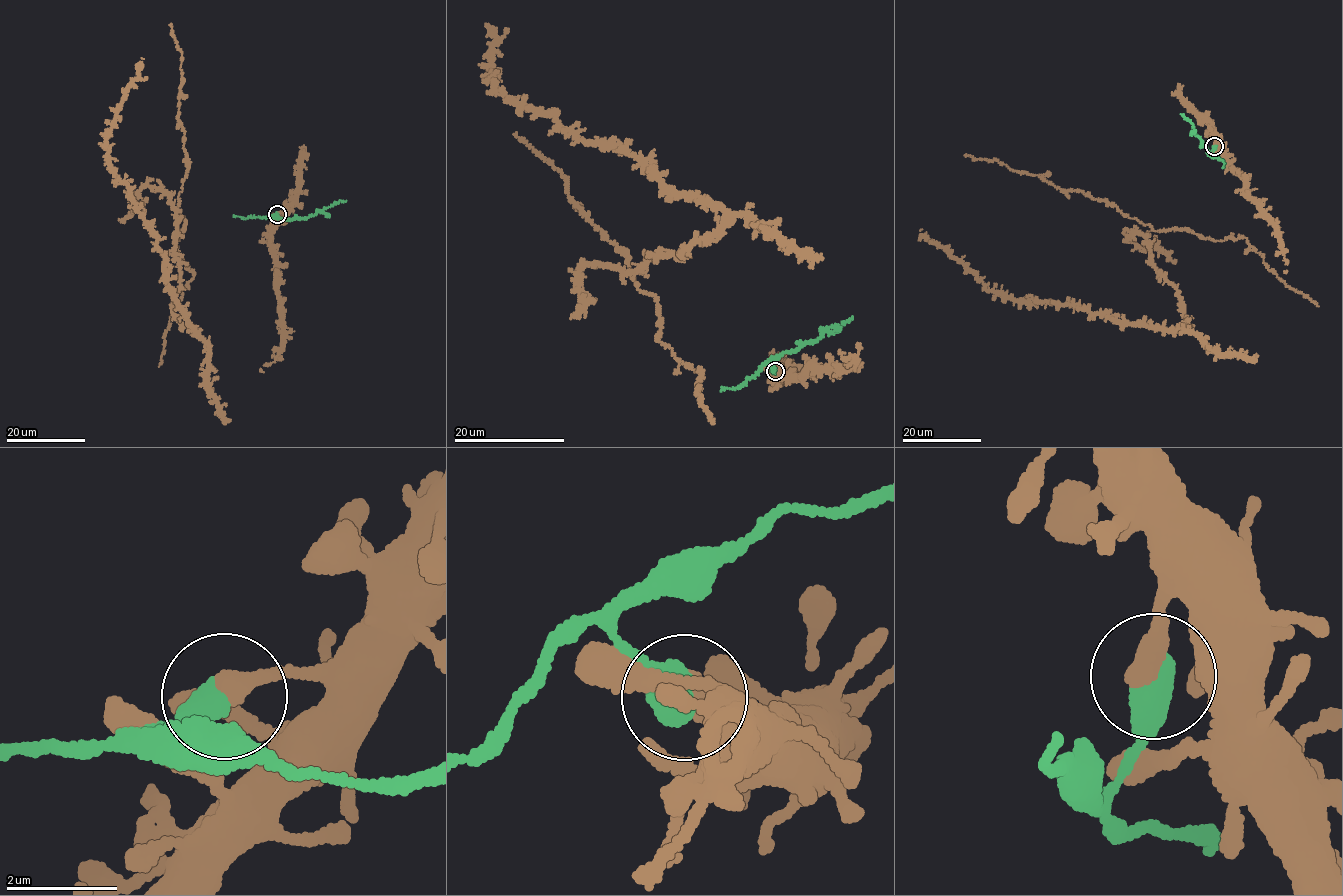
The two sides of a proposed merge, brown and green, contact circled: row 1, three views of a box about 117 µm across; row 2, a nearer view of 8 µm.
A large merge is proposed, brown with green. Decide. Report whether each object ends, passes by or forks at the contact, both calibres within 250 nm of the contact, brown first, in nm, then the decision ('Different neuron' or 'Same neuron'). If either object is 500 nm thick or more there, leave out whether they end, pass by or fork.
Thickness 440 nm (brown) against 600 nm. Different neuron

